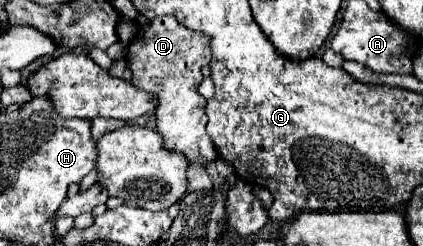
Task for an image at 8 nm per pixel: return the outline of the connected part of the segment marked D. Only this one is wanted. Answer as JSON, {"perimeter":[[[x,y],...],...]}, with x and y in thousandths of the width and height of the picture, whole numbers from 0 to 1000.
{"perimeter":[[[366,65],[352,106],[329,106],[333,138],[310,195],[300,195],[300,252],[314,293],[314,341],[329,366],[376,390],[376,431],[366,447],[371,528],[385,553],[395,602],[433,618],[452,667],[494,667],[513,642],[508,593],[489,553],[489,407],[466,374],[480,325],[475,276],[499,252],[499,146],[485,130],[456,130],[423,98],[414,65]]]}

